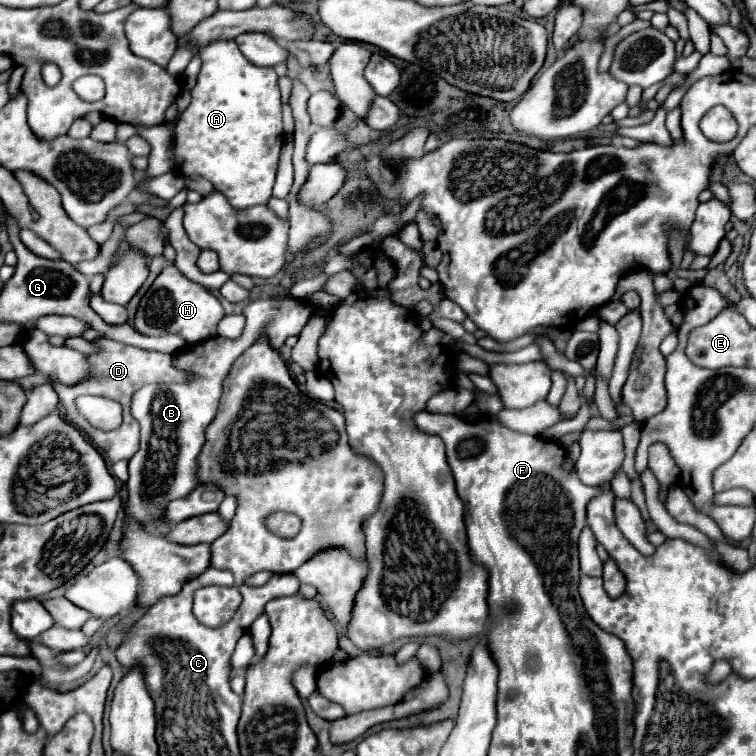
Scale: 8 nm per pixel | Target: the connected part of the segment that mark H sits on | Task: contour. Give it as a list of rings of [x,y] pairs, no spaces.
[[[168,265],[142,297],[134,317],[134,329],[148,337],[180,335],[188,345],[192,345],[214,337],[216,325],[222,317],[224,309],[208,289],[184,277],[176,265]]]

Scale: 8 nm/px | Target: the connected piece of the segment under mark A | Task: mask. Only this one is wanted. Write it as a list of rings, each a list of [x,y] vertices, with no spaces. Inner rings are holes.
[[[216,41],[200,53],[202,69],[196,87],[190,91],[190,105],[180,115],[174,129],[174,161],[176,173],[206,177],[216,191],[220,191],[228,203],[236,209],[266,205],[272,195],[272,185],[278,169],[278,153],[284,141],[282,135],[282,103],[278,91],[278,75],[272,67],[258,67],[244,59],[234,41]]]

